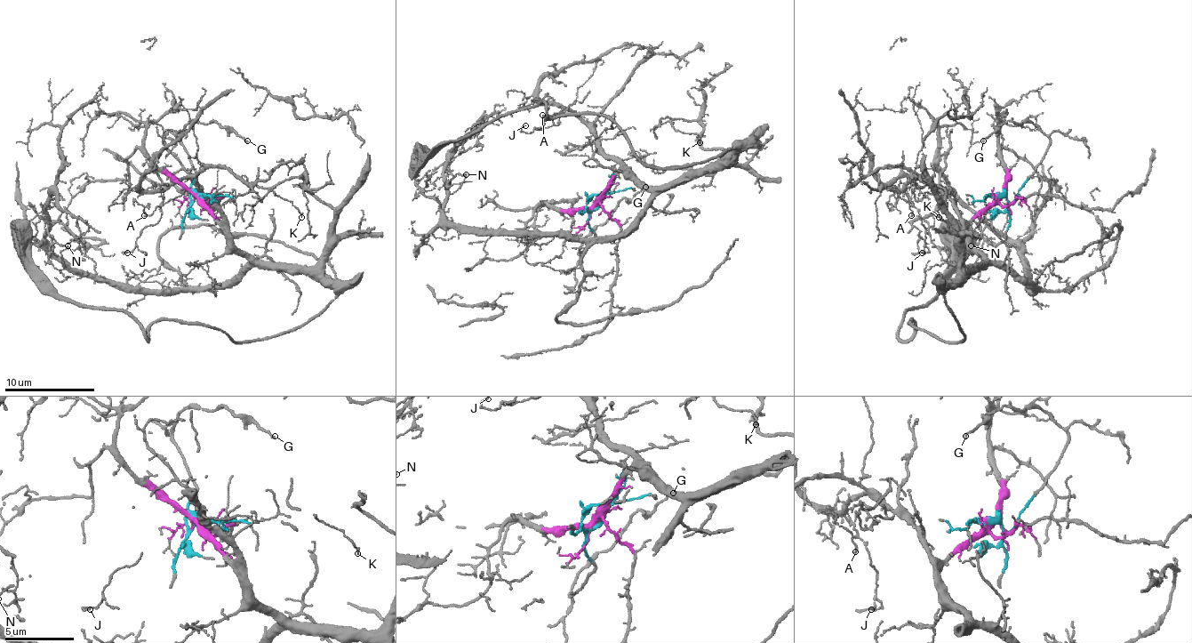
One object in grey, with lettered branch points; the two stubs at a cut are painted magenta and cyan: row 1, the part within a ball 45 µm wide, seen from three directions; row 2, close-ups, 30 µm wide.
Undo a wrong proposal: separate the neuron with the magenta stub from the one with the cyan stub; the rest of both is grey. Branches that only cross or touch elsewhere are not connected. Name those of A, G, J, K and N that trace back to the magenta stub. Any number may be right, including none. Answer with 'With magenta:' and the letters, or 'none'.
With magenta: A, J, K, N

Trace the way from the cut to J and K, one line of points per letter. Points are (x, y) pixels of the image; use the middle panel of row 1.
J: (595, 205), (620, 167), (604, 151), (601, 140), (563, 108), (558, 124), (523, 132), (525, 124)
K: (595, 205), (621, 170), (655, 188), (727, 161), (677, 118), (700, 142)

